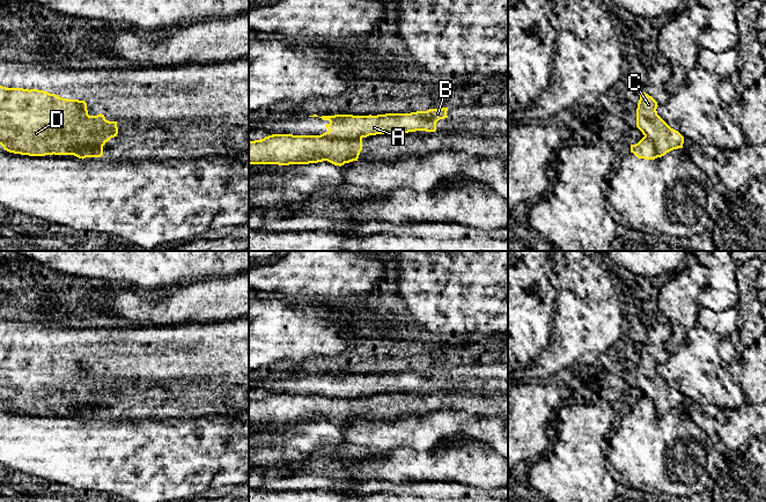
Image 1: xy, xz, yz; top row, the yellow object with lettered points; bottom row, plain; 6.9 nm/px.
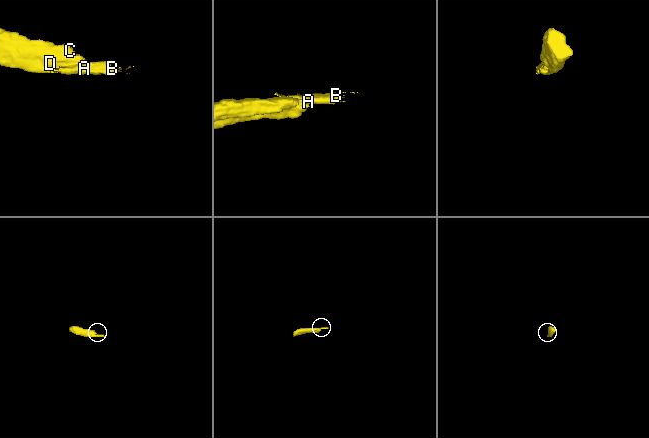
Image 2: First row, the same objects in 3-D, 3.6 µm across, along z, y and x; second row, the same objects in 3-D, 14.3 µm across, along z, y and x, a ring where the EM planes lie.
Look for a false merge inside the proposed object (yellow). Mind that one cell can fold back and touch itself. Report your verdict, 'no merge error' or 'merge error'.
merge error

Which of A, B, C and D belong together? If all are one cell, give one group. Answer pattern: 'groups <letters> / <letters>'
groups A B / C D

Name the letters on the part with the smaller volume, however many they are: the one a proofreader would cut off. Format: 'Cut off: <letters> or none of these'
Cut off: A, B

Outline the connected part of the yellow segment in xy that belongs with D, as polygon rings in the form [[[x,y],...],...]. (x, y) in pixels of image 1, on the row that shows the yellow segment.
[[[0,86],[0,145],[9,153],[100,157],[103,146],[117,134],[117,121],[106,120],[102,113],[89,116],[84,101],[67,99],[38,89]]]

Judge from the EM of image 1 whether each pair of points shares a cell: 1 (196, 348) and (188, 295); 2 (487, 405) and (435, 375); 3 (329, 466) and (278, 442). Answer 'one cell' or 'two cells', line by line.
1: two cells
2: two cells
3: two cells

